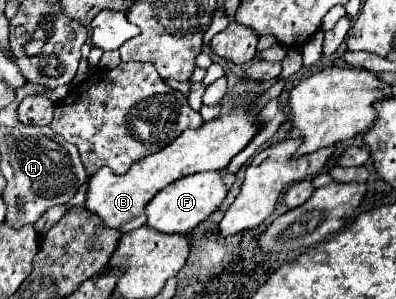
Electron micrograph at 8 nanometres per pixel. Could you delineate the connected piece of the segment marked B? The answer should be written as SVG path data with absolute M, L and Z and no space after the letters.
M252 96L248 100L242 100L238 106L234 106L228 114L214 118L210 122L204 122L198 130L190 128L184 130L176 142L166 146L166 150L160 150L158 154L150 154L134 166L126 174L114 174L110 168L100 168L98 174L90 178L88 188L88 200L86 208L102 218L102 222L110 228L118 228L122 232L136 230L146 224L144 208L146 204L168 184L198 172L208 170L222 170L230 164L230 160L242 152L250 140L260 132L260 116L258 112L252 112L252 106L256 104L258 96Z

